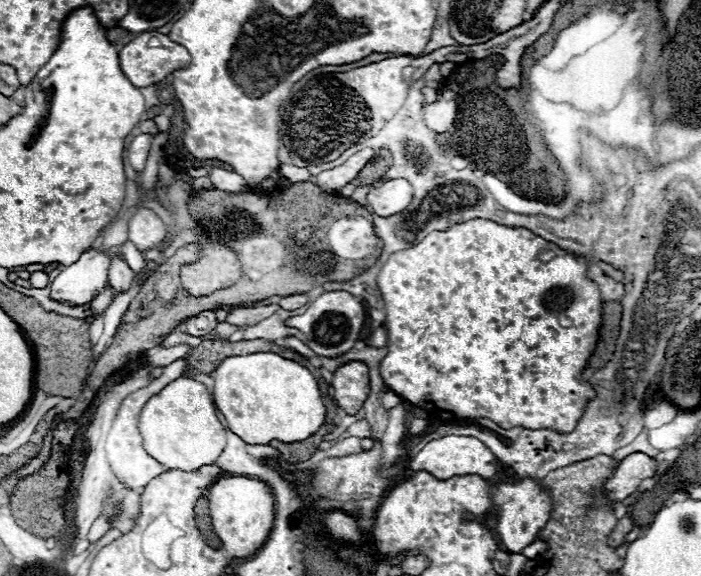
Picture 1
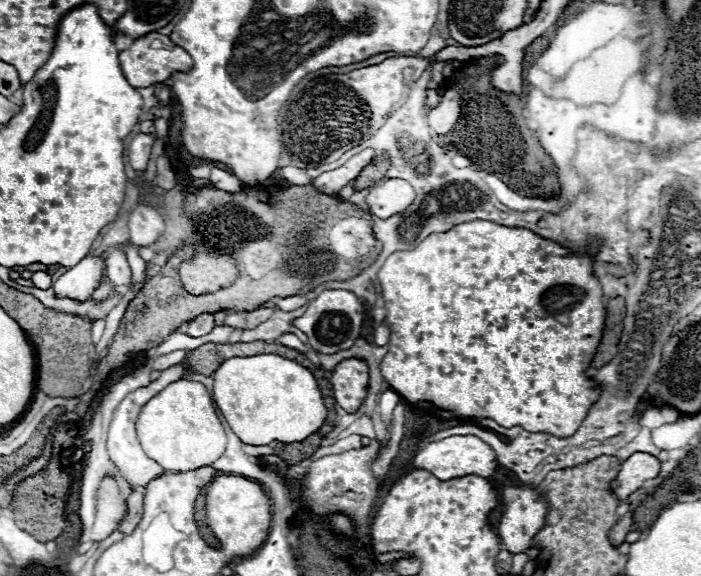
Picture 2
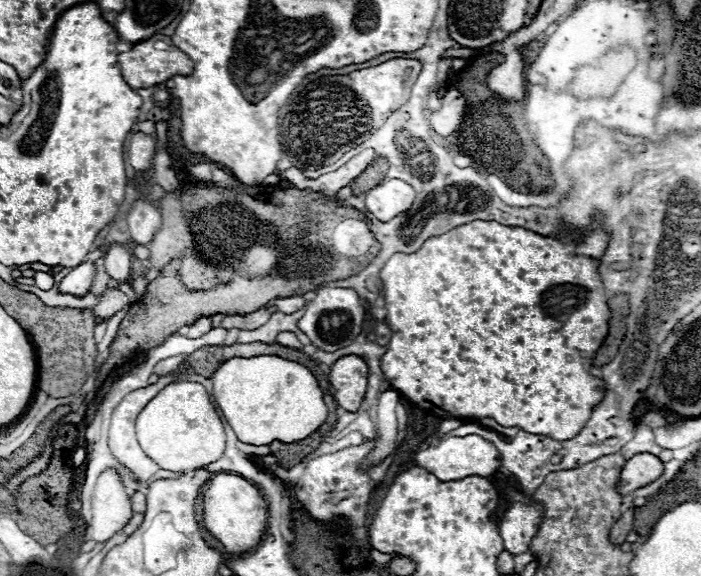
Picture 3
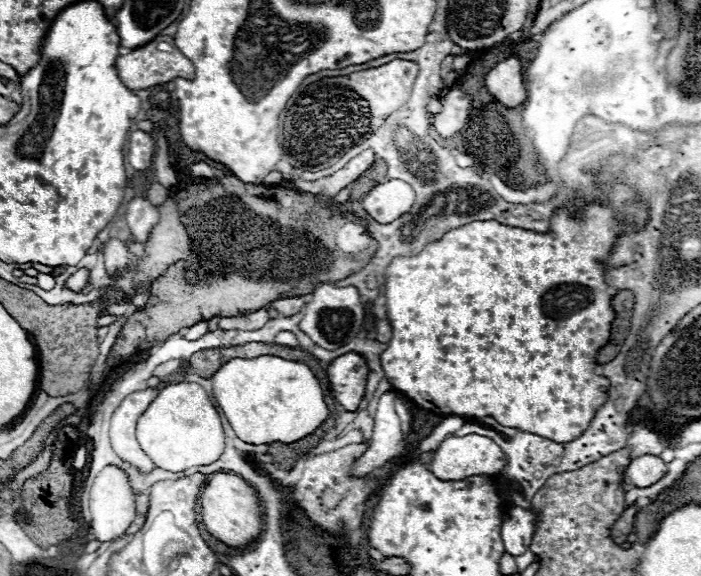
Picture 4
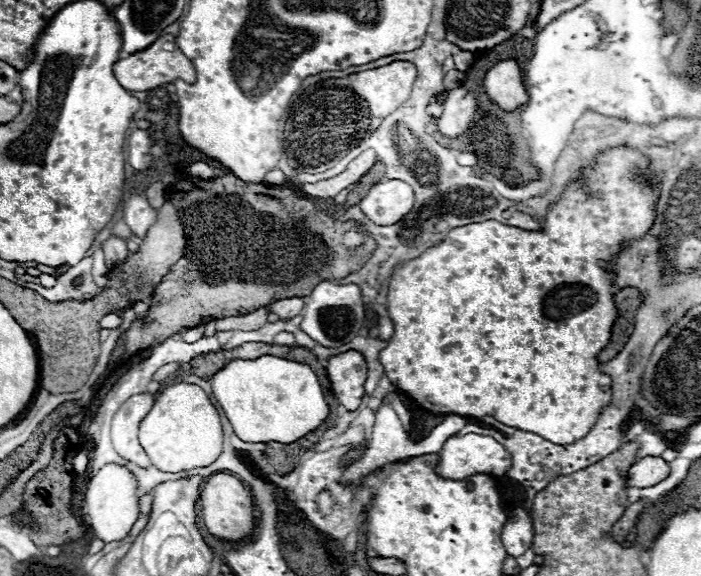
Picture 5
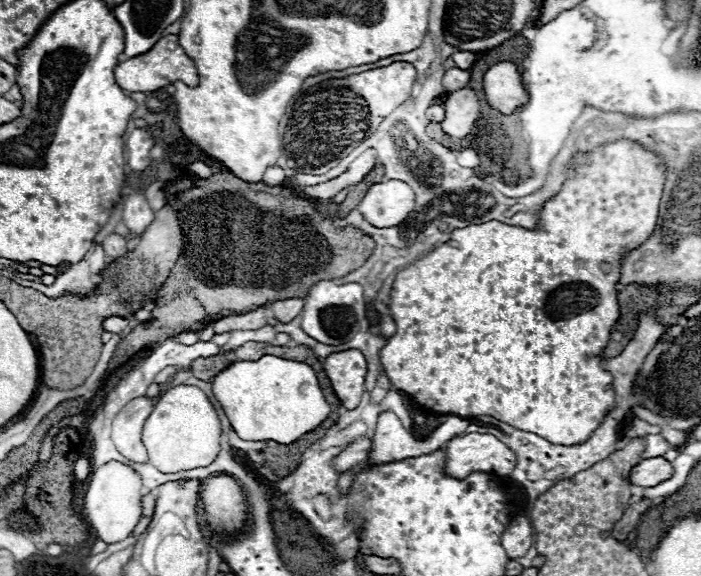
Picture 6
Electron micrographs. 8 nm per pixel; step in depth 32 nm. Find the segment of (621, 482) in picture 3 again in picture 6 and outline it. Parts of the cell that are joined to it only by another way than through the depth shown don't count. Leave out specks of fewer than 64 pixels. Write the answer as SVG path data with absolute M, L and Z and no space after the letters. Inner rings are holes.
M662 456L644 458L630 470L630 484L632 486L656 486L672 476L672 466Z

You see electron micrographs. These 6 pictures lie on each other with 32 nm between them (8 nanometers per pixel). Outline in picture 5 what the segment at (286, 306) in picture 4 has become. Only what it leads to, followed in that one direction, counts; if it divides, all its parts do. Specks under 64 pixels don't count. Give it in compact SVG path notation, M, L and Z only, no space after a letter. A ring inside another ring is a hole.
M284 298L284 300L272 302L268 308L270 308L272 312L276 312L280 318L286 318L286 320L288 320L288 318L300 314L302 306L304 306L304 300L302 300L302 298Z

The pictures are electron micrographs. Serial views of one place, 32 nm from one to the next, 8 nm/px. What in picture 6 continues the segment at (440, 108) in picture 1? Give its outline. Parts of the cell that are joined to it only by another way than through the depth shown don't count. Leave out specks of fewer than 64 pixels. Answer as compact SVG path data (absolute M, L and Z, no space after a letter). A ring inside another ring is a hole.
M462 88L456 92L448 92L444 100L444 120L440 122L440 128L450 138L464 138L472 132L474 122L478 118L478 98L472 90Z

